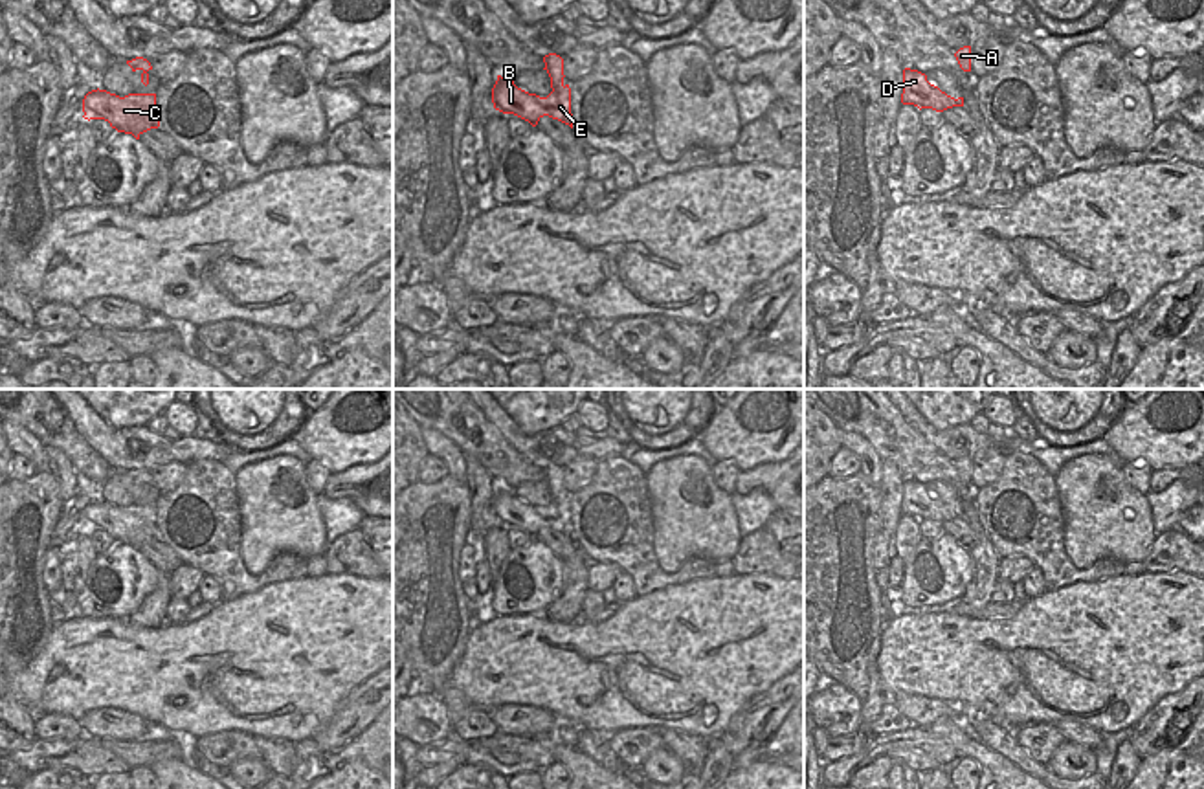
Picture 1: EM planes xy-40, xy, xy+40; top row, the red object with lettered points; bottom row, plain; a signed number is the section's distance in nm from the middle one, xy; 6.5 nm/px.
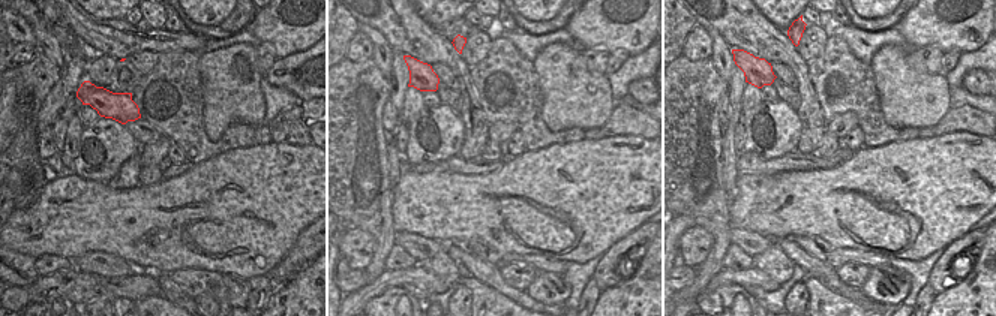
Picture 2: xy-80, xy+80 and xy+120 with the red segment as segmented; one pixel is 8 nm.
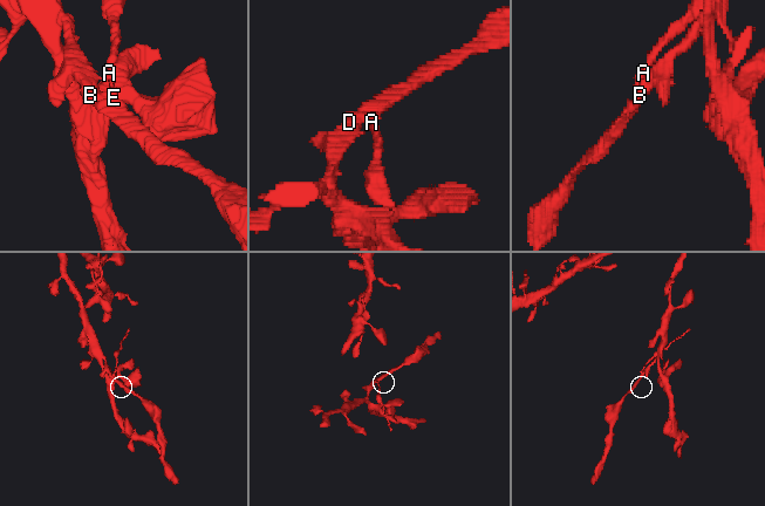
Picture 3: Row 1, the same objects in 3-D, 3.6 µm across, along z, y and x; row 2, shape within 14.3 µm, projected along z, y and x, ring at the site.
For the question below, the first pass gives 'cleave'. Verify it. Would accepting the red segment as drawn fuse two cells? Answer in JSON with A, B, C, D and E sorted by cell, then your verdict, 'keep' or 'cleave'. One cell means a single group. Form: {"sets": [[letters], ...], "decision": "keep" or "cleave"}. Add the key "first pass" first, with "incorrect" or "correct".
{"first pass": "correct", "sets": [["A"], ["B", "C", "D", "E"]], "decision": "cleave"}

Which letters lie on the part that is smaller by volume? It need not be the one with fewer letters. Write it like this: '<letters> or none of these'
A.

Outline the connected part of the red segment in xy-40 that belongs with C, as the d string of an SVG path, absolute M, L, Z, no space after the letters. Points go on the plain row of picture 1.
M92 501L83 510L84 530L105 530L117 543L136 550L150 539L158 539L156 505L128 505L119 508L106 501Z

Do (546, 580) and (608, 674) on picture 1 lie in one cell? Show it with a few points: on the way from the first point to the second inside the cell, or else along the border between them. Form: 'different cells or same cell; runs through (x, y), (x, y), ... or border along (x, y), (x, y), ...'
different cells; border along (544, 610), (501, 615)

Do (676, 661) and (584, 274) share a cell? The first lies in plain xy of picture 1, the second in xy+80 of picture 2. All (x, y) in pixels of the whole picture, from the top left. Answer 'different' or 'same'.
different

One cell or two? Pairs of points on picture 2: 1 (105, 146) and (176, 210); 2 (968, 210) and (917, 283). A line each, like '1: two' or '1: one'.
1: two
2: two

